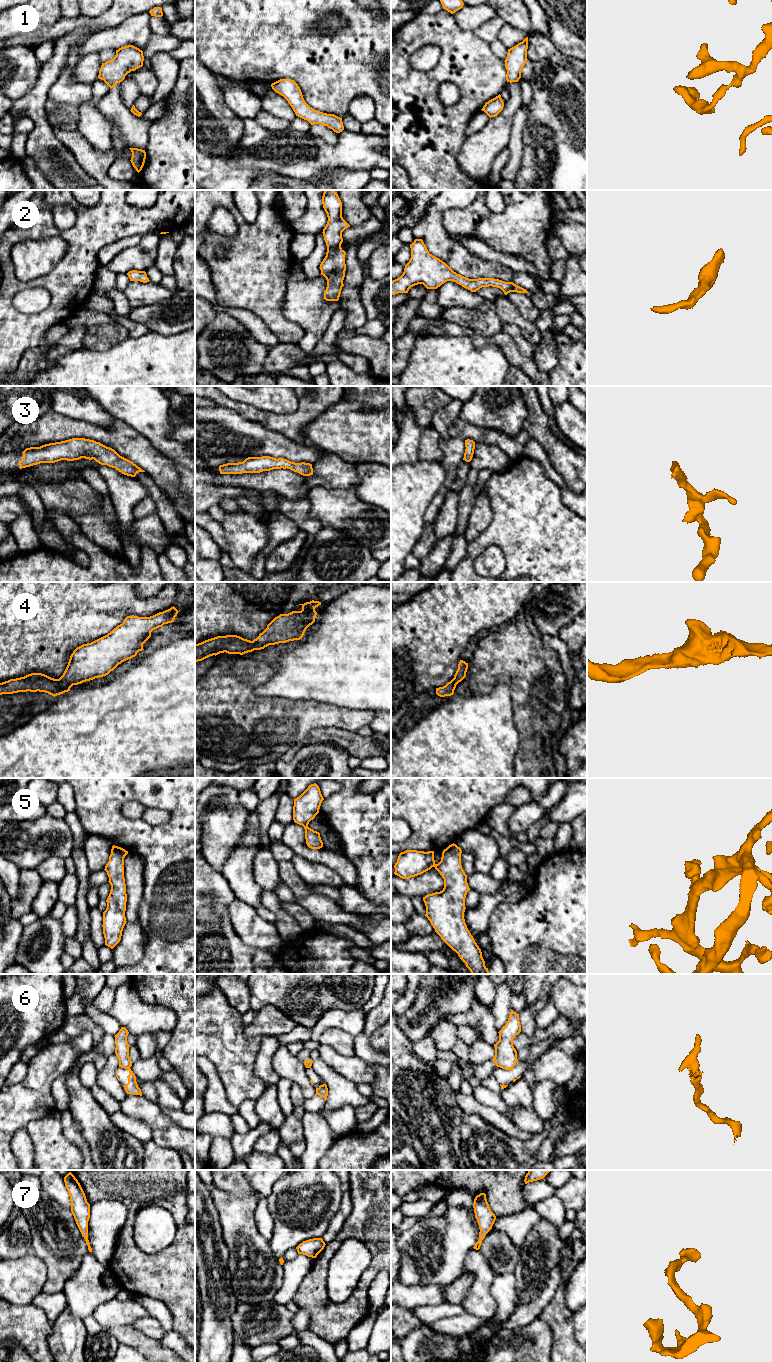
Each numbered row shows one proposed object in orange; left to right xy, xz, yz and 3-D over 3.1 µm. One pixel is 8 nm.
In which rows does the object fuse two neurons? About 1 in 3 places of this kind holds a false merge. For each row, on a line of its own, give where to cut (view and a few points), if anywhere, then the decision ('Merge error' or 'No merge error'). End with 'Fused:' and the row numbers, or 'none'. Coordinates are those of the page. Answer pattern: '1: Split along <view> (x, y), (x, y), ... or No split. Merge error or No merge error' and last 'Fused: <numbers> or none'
1: No split. No merge error
2: No split. No merge error
3: No split. No merge error
4: No split. No merge error
5: No split. No merge error
6: Split along xy (129, 1067), (124, 1068). Merge error
7: No split. No merge error
Fused: 6

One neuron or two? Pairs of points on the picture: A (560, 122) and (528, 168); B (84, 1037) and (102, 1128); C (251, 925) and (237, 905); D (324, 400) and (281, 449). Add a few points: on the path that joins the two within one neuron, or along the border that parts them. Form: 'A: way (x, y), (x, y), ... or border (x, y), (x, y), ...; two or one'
A: way (560, 133), (560, 136), (539, 157); one
B: border (92, 1049), (82, 1053), (71, 1069); two
C: way (246, 920), (238, 910); one
D: border (269, 429), (278, 431), (298, 442), (308, 444); two

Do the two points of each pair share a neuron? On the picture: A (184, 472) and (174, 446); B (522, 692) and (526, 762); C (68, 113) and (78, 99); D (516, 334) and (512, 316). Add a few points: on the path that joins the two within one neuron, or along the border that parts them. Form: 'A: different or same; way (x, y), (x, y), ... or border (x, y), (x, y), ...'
A: different; border (174, 462), (184, 466)
B: same; way (530, 709), (530, 745)
C: different; border (66, 102), (79, 106)
D: different; border (503, 322), (514, 324), (530, 342)

